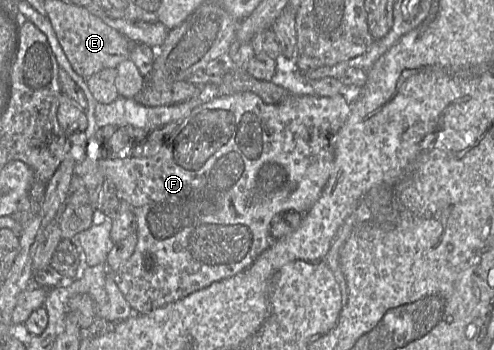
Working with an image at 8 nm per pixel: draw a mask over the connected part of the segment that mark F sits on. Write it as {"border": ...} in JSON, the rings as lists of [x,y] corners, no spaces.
{"border":[[[238,92],[233,94],[227,94],[227,95],[216,97],[213,100],[201,104],[197,106],[195,109],[193,109],[192,112],[186,118],[184,118],[181,122],[179,122],[178,126],[176,127],[170,138],[163,144],[159,152],[154,156],[151,157],[130,156],[126,158],[108,157],[108,158],[101,158],[100,160],[98,160],[97,162],[98,168],[104,175],[104,178],[109,179],[114,183],[116,187],[117,197],[120,200],[125,200],[131,206],[132,211],[135,214],[137,220],[136,233],[138,240],[135,250],[131,255],[131,257],[127,261],[125,261],[116,272],[109,273],[106,276],[105,289],[107,292],[107,302],[102,307],[96,306],[96,316],[99,319],[109,323],[117,323],[119,321],[128,319],[133,314],[148,314],[154,310],[163,308],[171,303],[180,301],[181,299],[187,297],[188,295],[196,291],[202,290],[214,283],[236,276],[241,272],[243,272],[244,270],[246,270],[247,268],[249,268],[262,254],[264,254],[272,246],[273,239],[270,235],[270,227],[272,221],[275,218],[286,212],[299,212],[304,214],[308,212],[320,198],[323,189],[329,180],[331,171],[333,169],[334,157],[335,157],[334,148],[335,148],[337,135],[341,130],[341,128],[346,123],[350,115],[350,112],[351,112],[351,106],[342,95],[323,97],[323,96],[303,96],[303,95],[290,94],[284,100],[282,100],[277,104],[268,104],[265,103],[258,95],[251,92]]]}

